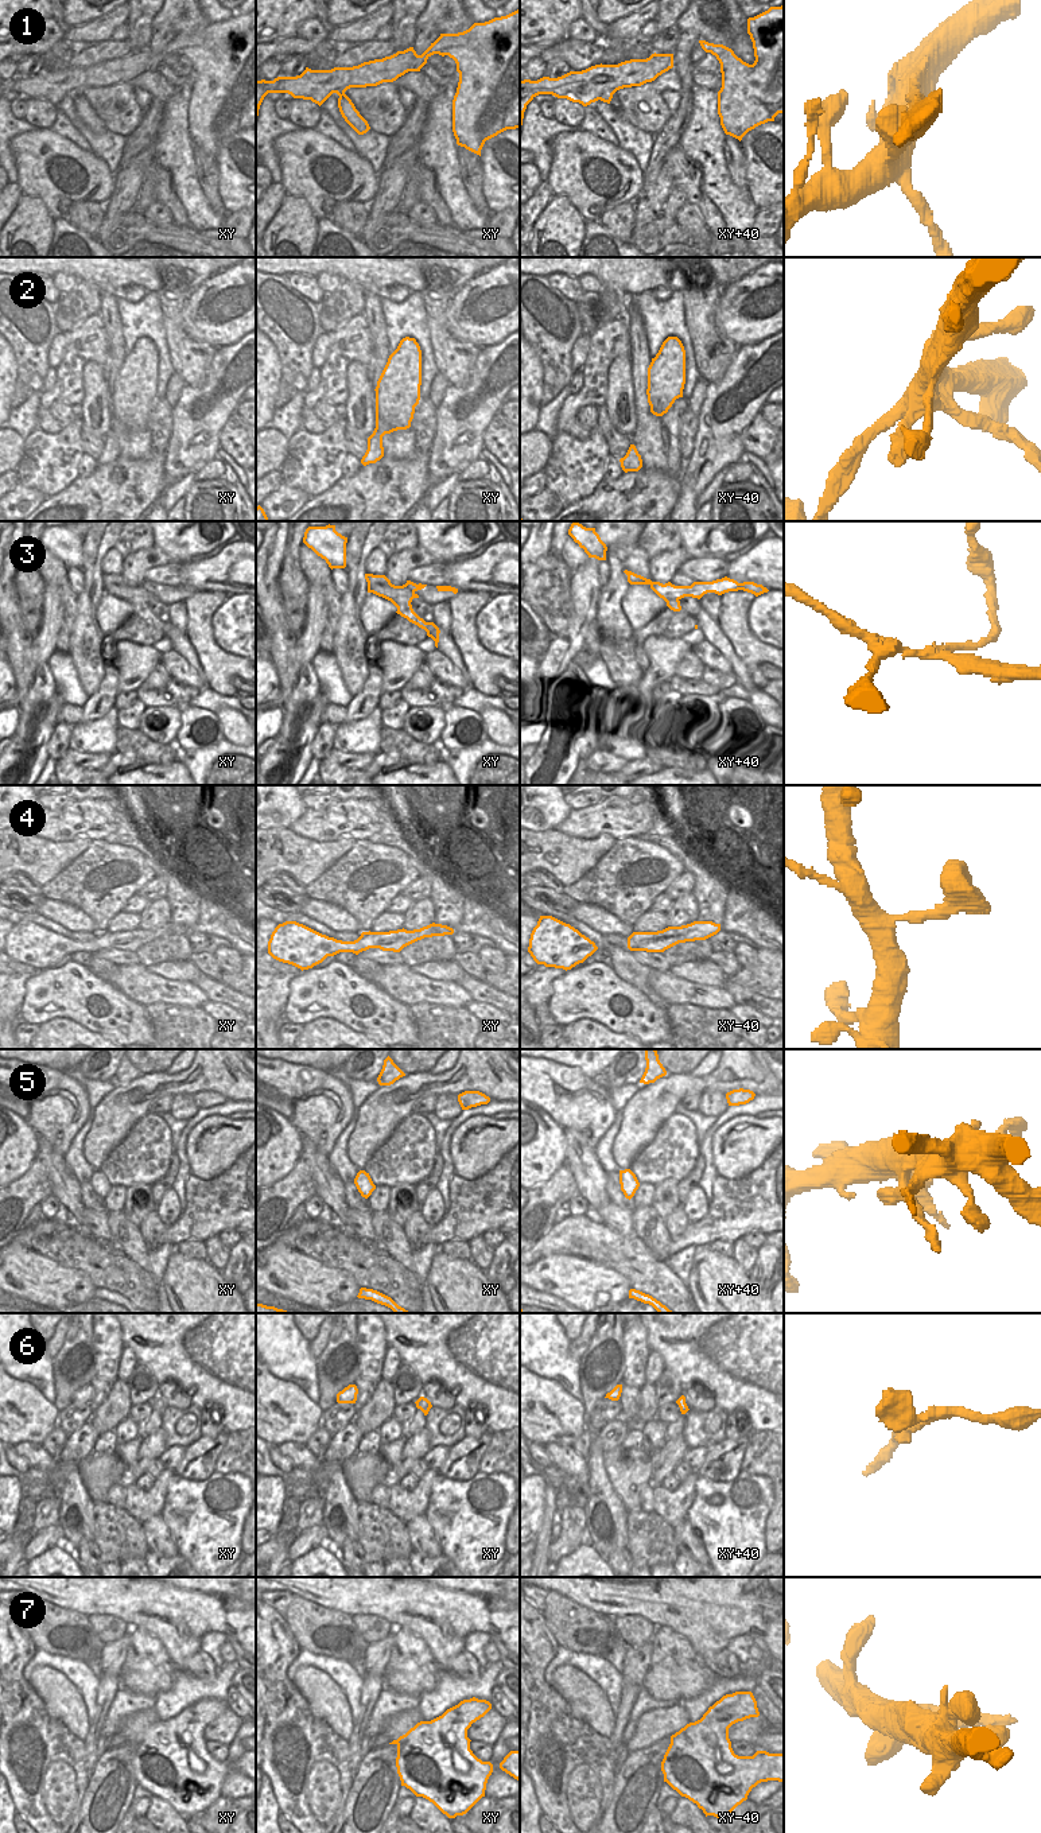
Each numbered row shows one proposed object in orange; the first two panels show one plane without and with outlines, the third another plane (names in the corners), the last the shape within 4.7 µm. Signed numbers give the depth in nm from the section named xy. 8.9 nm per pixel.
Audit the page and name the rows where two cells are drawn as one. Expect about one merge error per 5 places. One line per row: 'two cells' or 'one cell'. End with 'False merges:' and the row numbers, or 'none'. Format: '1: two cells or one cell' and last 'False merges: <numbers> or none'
1: one cell
2: one cell
3: two cells
4: one cell
5: one cell
6: one cell
7: one cell
False merges: 3

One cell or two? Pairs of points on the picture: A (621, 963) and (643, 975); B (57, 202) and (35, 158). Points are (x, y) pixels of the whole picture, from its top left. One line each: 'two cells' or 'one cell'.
A: one cell
B: one cell

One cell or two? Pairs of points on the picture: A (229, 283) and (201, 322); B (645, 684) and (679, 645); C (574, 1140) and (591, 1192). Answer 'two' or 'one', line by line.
A: one
B: two
C: one

